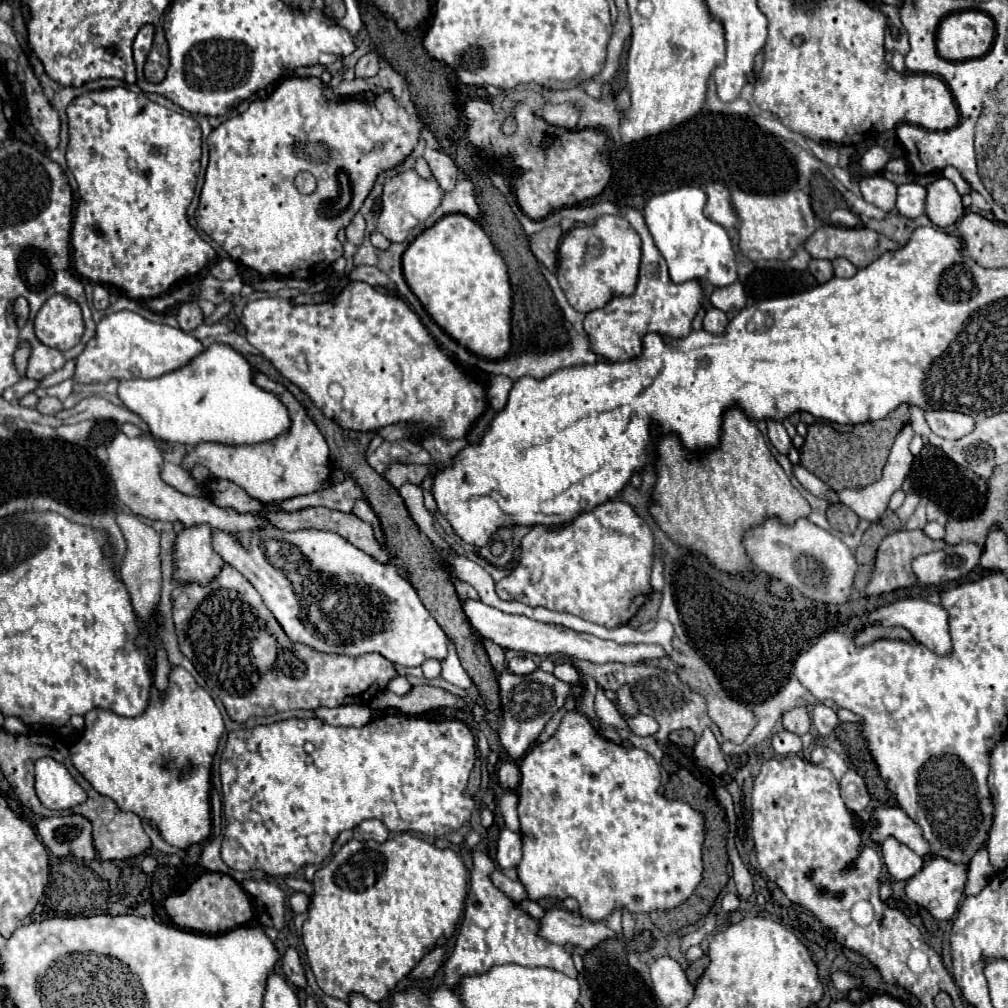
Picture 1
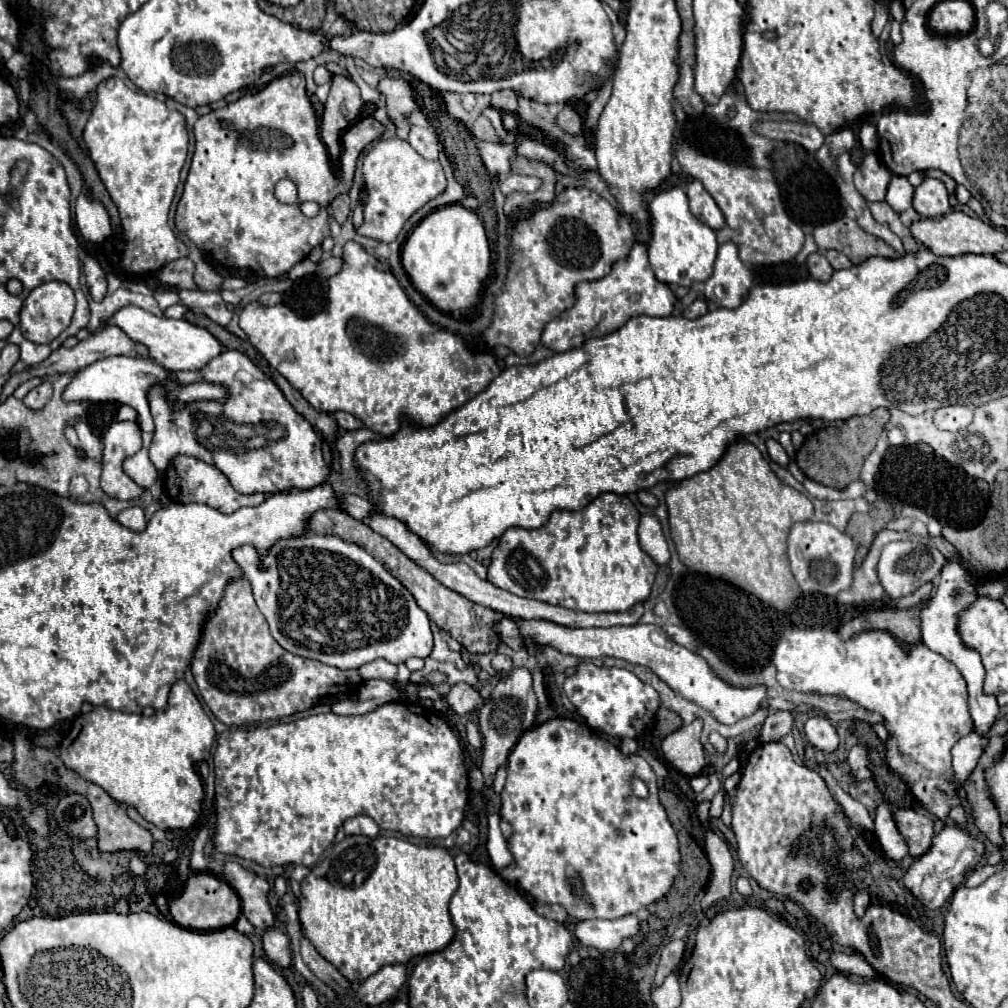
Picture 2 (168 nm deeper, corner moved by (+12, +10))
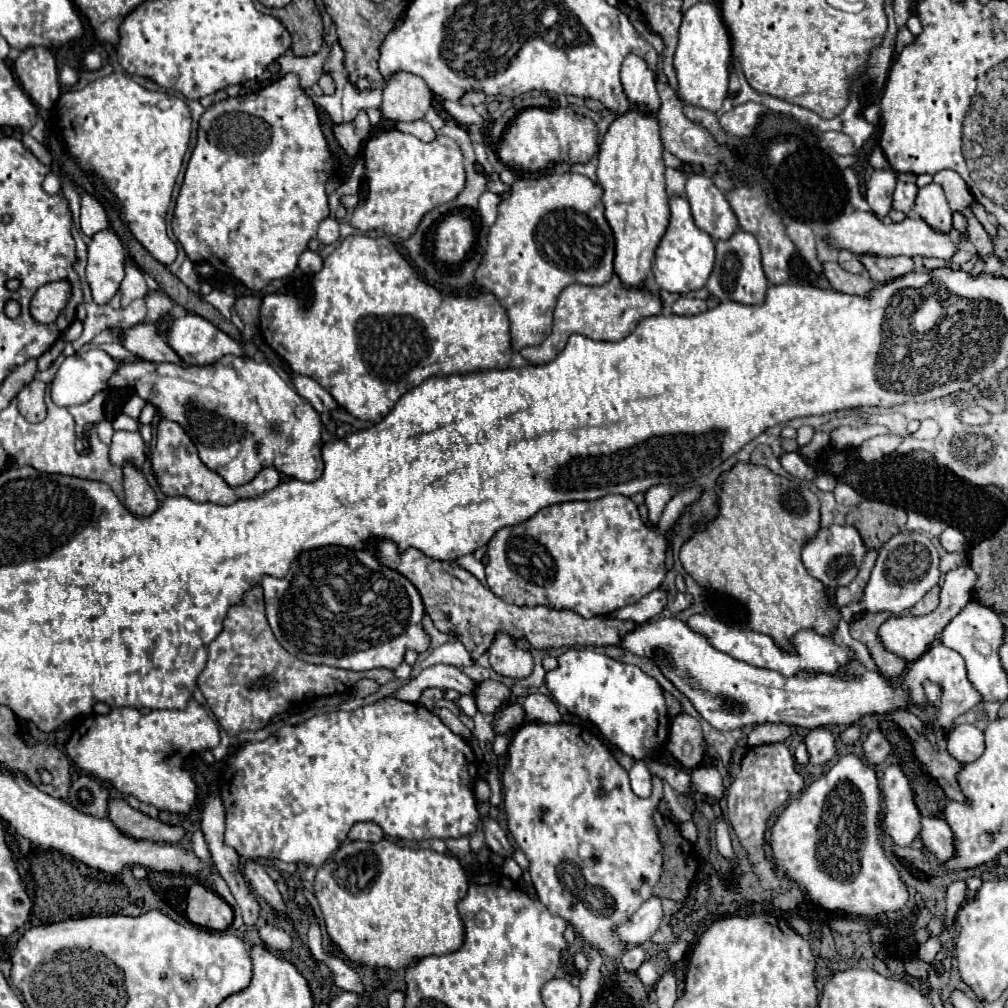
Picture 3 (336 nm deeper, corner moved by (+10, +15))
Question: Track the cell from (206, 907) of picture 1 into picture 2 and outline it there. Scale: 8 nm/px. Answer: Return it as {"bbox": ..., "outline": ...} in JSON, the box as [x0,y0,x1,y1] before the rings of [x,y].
{"bbox":[170,873,240,931],"outline":[[[192,873],[186,883],[186,891],[178,899],[170,901],[170,915],[178,925],[186,929],[208,931],[224,929],[236,923],[236,919],[240,917],[240,899],[226,881],[222,881],[214,873]]]}

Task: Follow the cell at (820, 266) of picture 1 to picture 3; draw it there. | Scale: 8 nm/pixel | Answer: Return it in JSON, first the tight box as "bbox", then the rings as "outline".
{"bbox":[824,262,874,296],"outline":[[[826,262],[824,264],[824,276],[830,282],[830,286],[838,292],[844,294],[856,294],[856,296],[868,296],[874,290],[874,280],[870,280],[868,276],[858,276],[858,274],[850,274],[846,270],[842,270],[838,264],[834,262]]]}

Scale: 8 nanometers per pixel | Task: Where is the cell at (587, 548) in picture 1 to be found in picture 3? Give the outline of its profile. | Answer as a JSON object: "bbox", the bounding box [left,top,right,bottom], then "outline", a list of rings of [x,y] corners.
{"bbox":[486,486,702,618],"outline":[[[694,486],[694,488],[686,488],[686,490],[680,490],[666,506],[662,518],[660,518],[660,526],[658,530],[650,530],[640,514],[638,514],[638,508],[636,504],[626,498],[626,496],[618,496],[618,494],[610,494],[610,496],[604,496],[604,498],[598,498],[598,500],[592,500],[592,502],[562,502],[562,504],[554,504],[554,506],[548,506],[548,508],[542,508],[540,512],[536,512],[532,518],[528,518],[526,522],[522,524],[516,524],[516,526],[506,526],[502,530],[498,530],[494,534],[494,538],[488,542],[488,564],[486,564],[486,578],[488,578],[488,586],[490,590],[502,598],[504,602],[508,604],[516,604],[516,606],[546,606],[546,608],[554,608],[554,610],[572,610],[572,612],[578,612],[580,616],[584,618],[594,618],[594,616],[600,616],[600,614],[610,614],[618,608],[624,608],[628,604],[634,604],[638,602],[642,596],[650,594],[652,590],[656,590],[664,576],[666,576],[666,568],[664,568],[664,552],[666,552],[666,530],[674,524],[674,520],[678,518],[678,514],[688,506],[692,504],[696,498],[700,498],[702,494],[702,488],[700,486]]]}

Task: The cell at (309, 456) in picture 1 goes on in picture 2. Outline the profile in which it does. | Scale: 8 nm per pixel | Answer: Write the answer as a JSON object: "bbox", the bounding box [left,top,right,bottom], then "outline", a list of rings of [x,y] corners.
{"bbox":[148,351,330,493],"outline":[[[224,351],[218,357],[214,357],[210,363],[206,363],[200,371],[180,371],[174,373],[174,377],[182,383],[190,381],[214,381],[228,385],[232,397],[220,405],[216,401],[200,401],[184,407],[182,411],[172,411],[170,403],[164,399],[160,389],[152,389],[148,395],[150,409],[154,415],[156,431],[154,431],[154,441],[150,445],[150,459],[154,467],[164,475],[166,469],[170,467],[170,461],[178,455],[192,455],[196,459],[206,461],[208,465],[218,467],[232,487],[238,493],[280,493],[286,489],[314,489],[322,485],[330,471],[322,459],[322,441],[318,439],[316,431],[304,417],[300,417],[292,405],[286,401],[286,397],[280,393],[280,389],[274,385],[270,377],[262,373],[244,353],[240,351]]]}

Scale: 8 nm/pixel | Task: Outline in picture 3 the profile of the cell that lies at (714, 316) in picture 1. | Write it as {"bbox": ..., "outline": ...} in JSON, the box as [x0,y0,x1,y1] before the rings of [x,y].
{"bbox":[672,296,706,314],"outline":[[[680,296],[674,306],[672,306],[674,314],[700,314],[706,312],[706,302],[698,300],[698,298],[688,298],[688,296]]]}

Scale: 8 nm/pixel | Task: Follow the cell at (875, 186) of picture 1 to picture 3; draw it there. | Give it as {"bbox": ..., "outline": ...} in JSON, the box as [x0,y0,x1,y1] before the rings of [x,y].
{"bbox":[866,170,896,218],"outline":[[[874,170],[868,186],[866,186],[866,200],[870,204],[870,210],[884,218],[892,210],[892,194],[896,186],[896,174],[890,170]]]}

